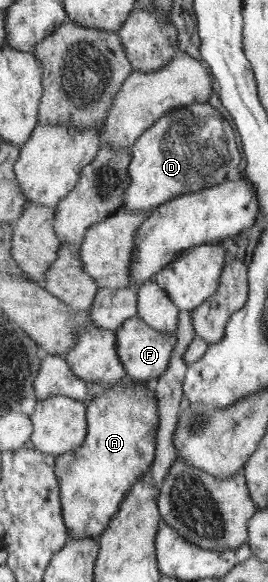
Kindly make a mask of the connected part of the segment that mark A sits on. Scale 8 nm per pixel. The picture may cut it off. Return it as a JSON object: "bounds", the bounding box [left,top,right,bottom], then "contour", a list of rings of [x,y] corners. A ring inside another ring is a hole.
{"bounds":[53,380,160,540],"contour":[[[129,380],[129,384],[117,384],[115,388],[101,394],[88,404],[87,423],[89,432],[82,447],[55,457],[53,467],[61,488],[59,500],[63,503],[63,517],[66,518],[70,538],[93,537],[100,540],[101,534],[120,511],[121,504],[131,488],[139,480],[144,479],[143,476],[150,472],[155,463],[160,417],[159,400],[153,390],[153,383],[137,384]]]}

